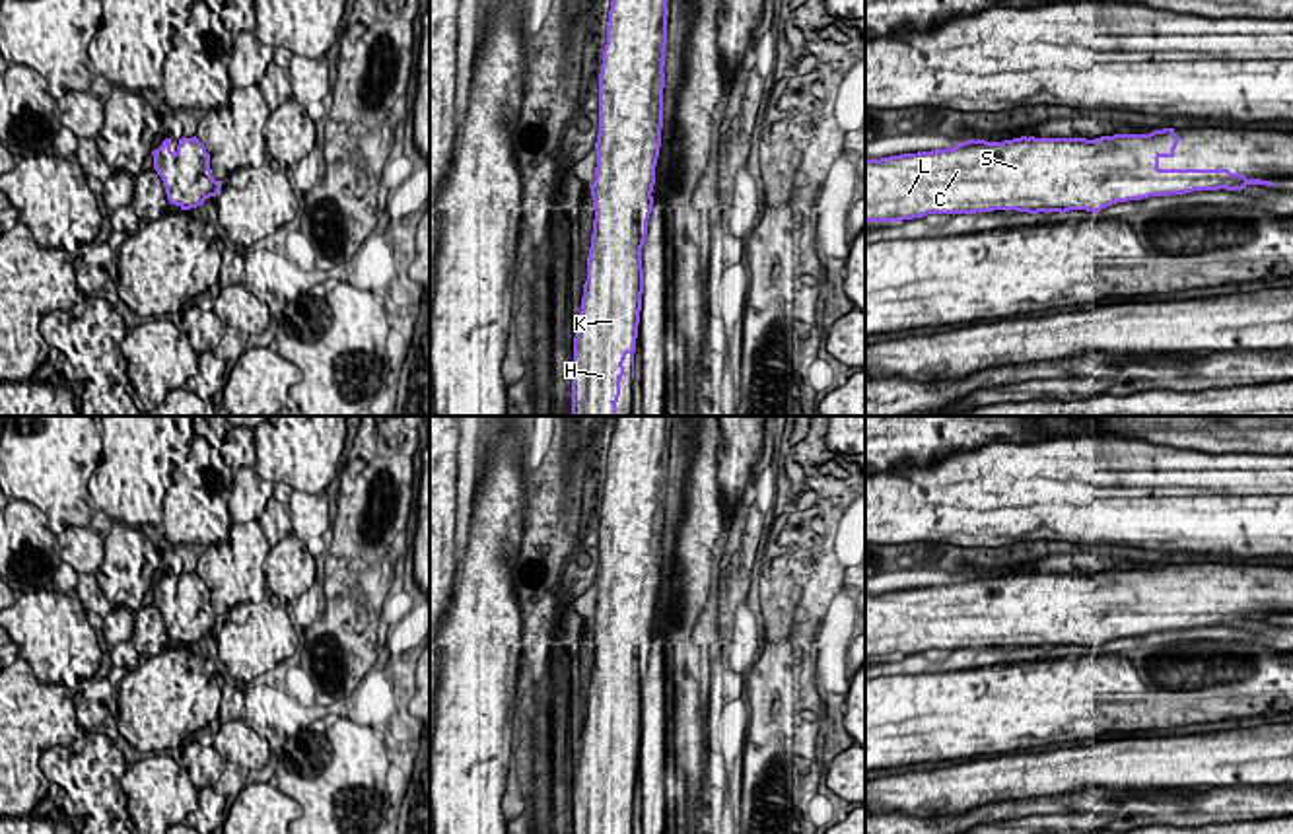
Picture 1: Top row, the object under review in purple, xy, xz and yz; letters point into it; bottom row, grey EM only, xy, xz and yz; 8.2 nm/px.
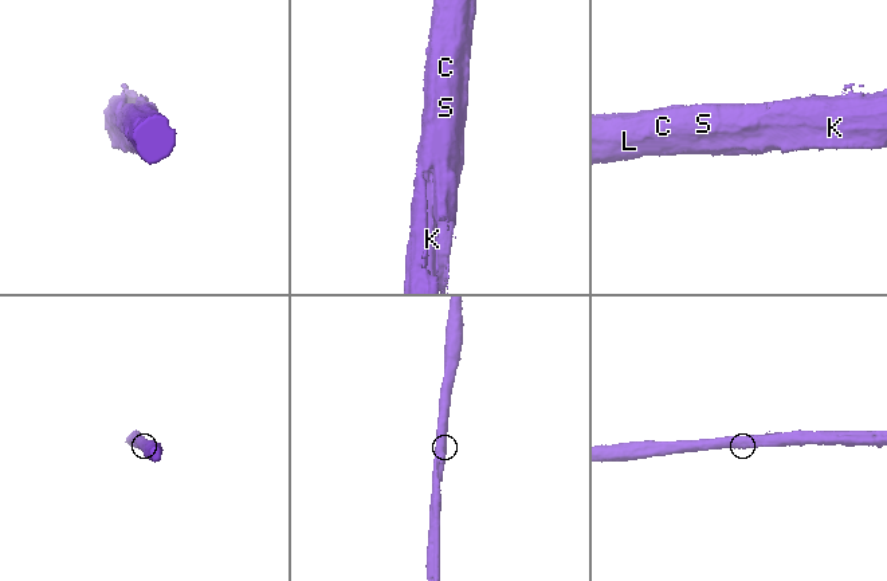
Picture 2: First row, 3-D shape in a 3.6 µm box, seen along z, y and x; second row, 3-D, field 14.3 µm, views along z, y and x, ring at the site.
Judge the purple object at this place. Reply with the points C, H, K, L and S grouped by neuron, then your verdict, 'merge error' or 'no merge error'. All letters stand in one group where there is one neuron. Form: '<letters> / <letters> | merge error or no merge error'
C H K L S | no merge error

